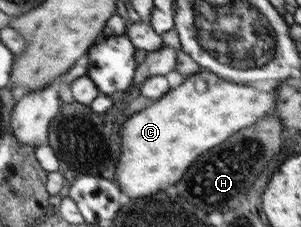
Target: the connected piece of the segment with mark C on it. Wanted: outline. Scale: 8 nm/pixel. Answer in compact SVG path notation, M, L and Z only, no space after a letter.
M199 71L187 76L185 82L177 88L171 89L165 96L139 112L129 116L120 131L121 158L115 170L115 180L119 188L129 194L129 198L143 198L151 196L159 190L165 190L169 184L181 180L185 170L201 158L204 152L224 143L242 128L257 122L262 116L275 114L276 88L269 92L256 90L245 84L228 81L215 73Z

